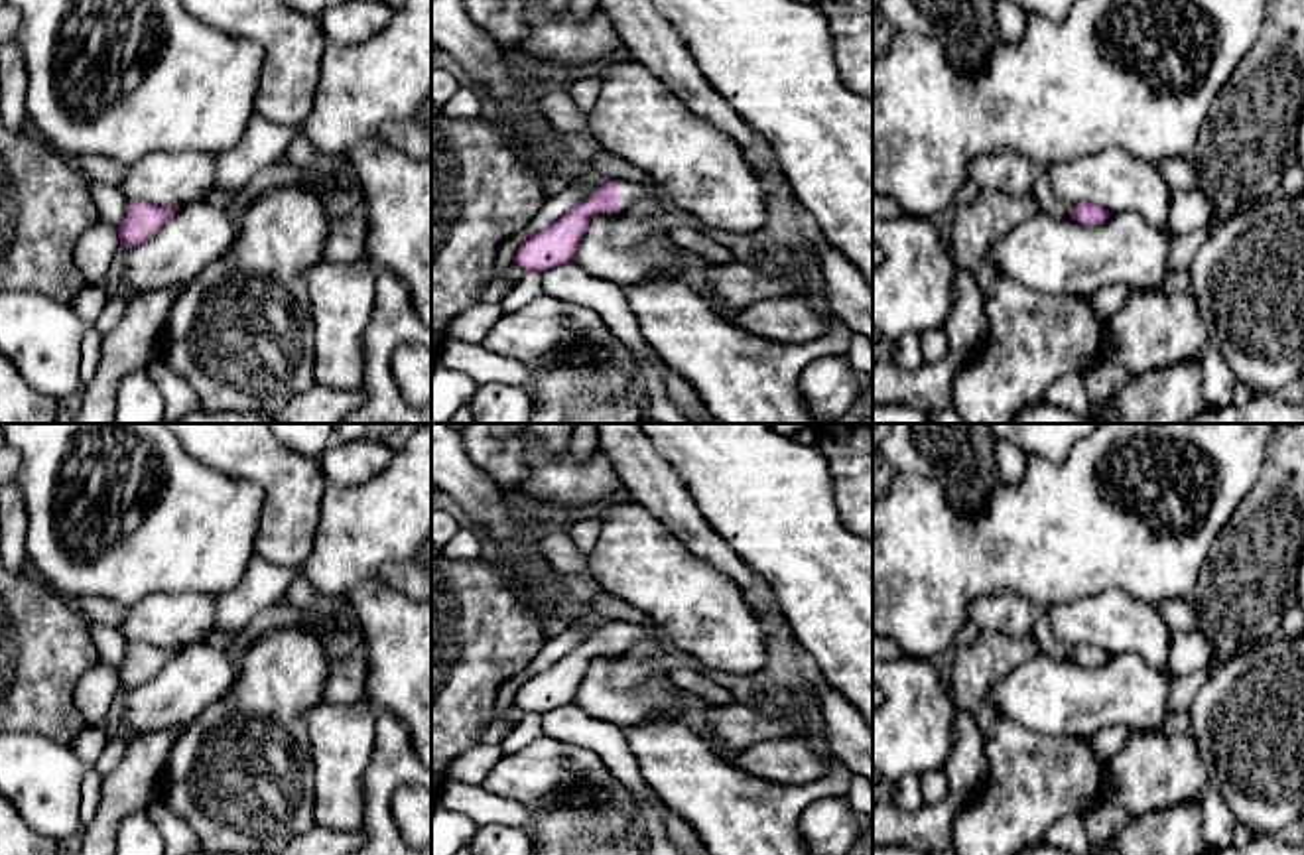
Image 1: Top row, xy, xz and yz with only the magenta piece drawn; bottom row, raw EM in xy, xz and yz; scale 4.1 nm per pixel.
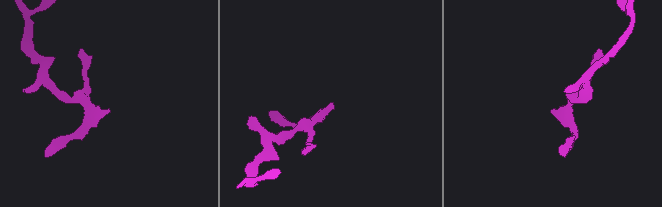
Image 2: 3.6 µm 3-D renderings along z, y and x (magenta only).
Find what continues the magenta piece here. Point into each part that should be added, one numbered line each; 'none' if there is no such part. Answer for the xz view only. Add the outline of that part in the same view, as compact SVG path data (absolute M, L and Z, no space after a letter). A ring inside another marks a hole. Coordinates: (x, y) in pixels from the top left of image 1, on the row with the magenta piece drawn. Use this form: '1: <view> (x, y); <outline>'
1: xz (631, 192); M617 179L617 191L620 193L620 205L624 211L648 193L648 185L628 179Z

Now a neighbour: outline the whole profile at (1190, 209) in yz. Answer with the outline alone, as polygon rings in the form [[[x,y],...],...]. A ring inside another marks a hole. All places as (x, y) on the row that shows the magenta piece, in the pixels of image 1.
[[[1200,189],[1172,191],[1170,230],[1186,234],[1194,229],[1209,227],[1213,219],[1213,203]]]

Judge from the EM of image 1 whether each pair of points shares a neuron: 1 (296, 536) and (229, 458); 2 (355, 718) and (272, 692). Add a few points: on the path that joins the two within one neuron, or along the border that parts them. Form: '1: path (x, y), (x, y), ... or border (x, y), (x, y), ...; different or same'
1: path (290, 513), (290, 501), (253, 463); same
2: border (324, 702), (306, 718), (310, 751); different

